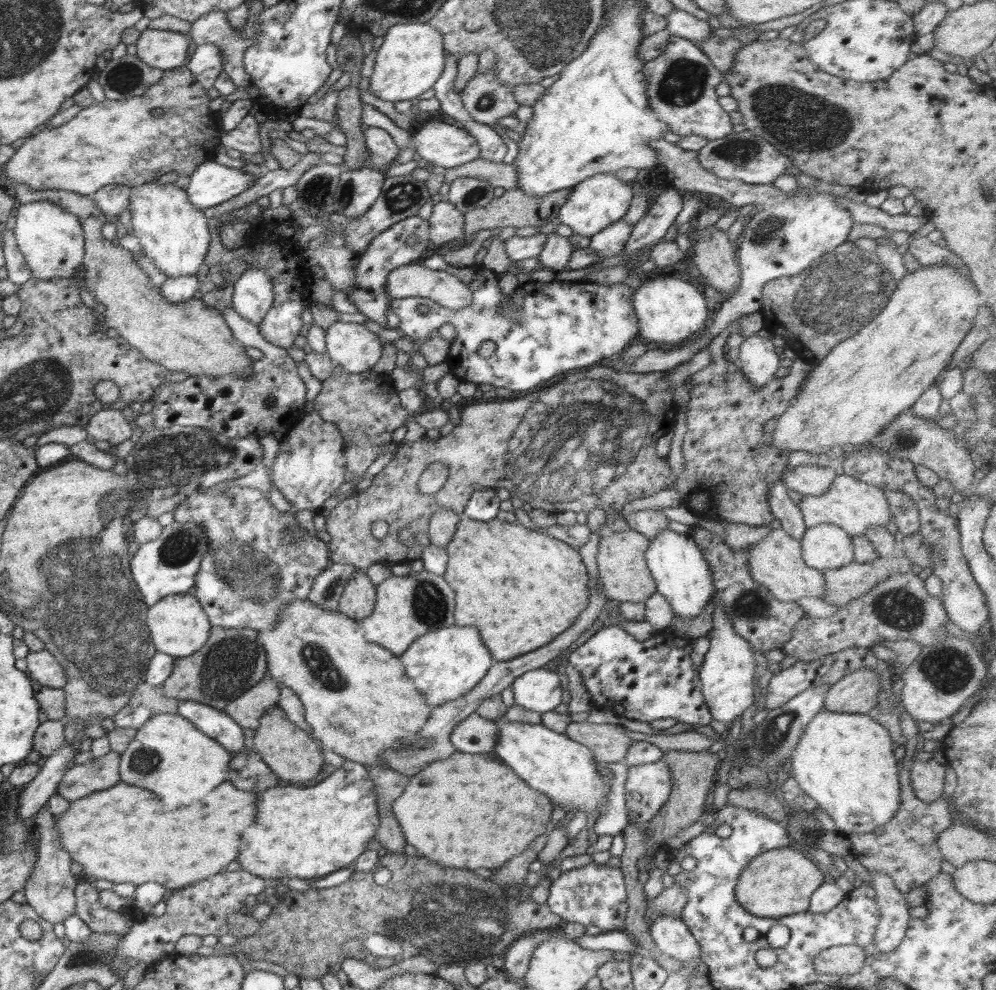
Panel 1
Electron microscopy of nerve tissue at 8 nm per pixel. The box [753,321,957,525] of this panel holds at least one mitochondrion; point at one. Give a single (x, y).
(904, 438)

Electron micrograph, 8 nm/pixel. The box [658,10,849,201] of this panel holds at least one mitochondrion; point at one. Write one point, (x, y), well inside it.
(739, 151)

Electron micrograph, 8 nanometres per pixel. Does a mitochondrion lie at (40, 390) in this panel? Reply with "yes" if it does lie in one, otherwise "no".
yes

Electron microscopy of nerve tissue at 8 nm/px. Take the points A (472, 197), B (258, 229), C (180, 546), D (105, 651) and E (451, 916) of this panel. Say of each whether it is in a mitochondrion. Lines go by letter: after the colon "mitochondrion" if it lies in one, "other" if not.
A: mitochondrion
B: other
C: mitochondrion
D: mitochondrion
E: mitochondrion

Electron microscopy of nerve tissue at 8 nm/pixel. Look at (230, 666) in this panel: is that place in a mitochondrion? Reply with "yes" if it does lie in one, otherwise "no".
yes

